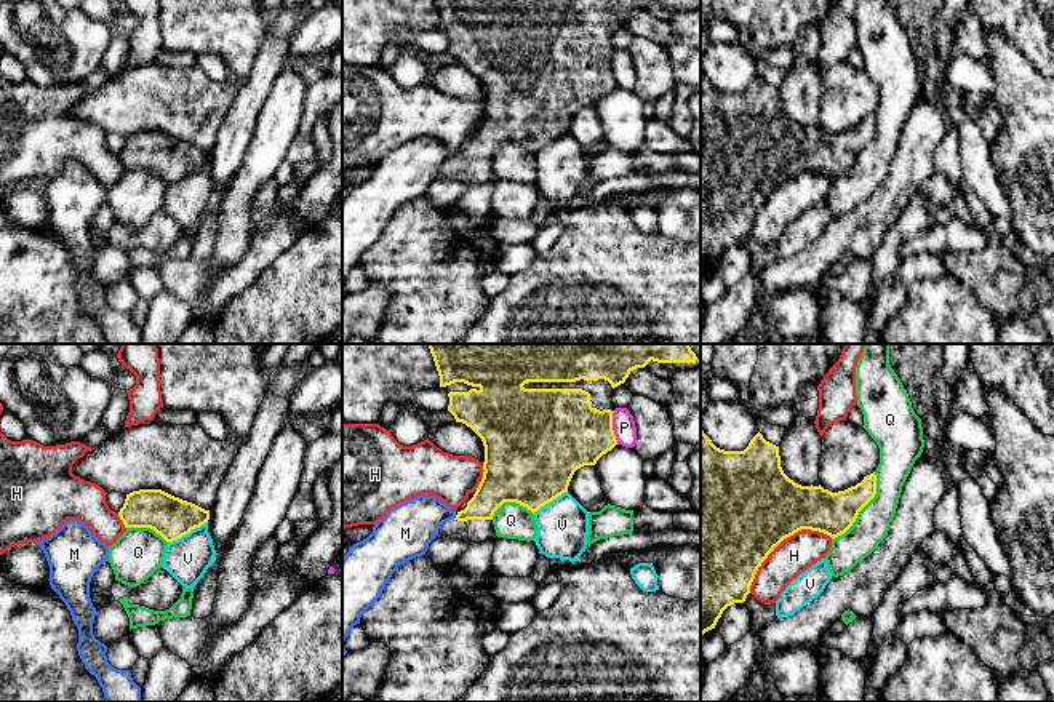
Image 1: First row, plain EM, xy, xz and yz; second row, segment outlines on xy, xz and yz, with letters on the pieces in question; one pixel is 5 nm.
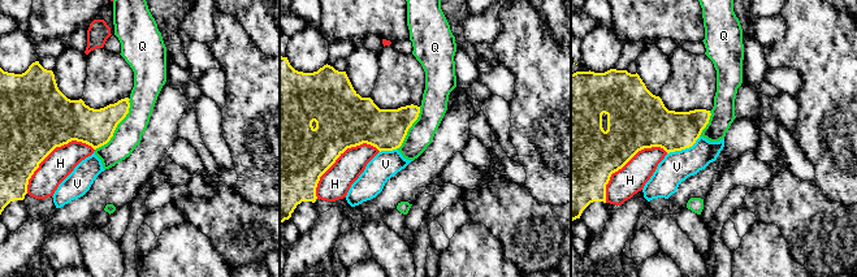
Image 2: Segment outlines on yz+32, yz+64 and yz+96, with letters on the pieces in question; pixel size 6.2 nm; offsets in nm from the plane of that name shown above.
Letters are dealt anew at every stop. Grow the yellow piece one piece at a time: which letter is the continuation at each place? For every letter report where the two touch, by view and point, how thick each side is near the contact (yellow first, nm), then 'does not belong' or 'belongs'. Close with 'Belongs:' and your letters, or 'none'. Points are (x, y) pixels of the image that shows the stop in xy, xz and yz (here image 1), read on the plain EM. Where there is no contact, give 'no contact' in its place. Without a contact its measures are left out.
H: meets yellow in yz at (781, 183); 500 nm thick on the yellow side, 190 nm on the other; does not belong
M: meets yellow in xz at (456, 159); 160 nm thick on the yellow side, 260 nm on the other; does not belong
P: meets yellow in xz at (611, 69); 400 nm thick on the yellow side, 110 nm on the other; does not belong
Q: meets yellow in yz at (862, 149); 220 nm thick on the yellow side, 170 nm on the other; does not belong
V: meets yellow in xy at (187, 175); 200 nm thick on the yellow side, 220 nm on the other; does not belong
Belongs: none

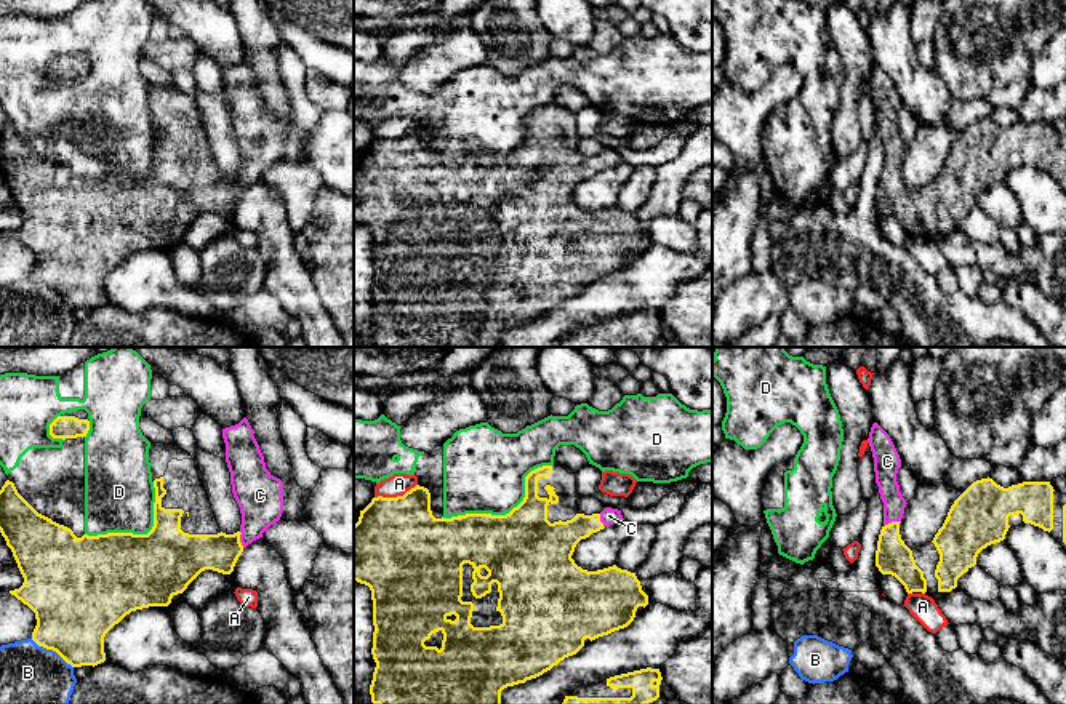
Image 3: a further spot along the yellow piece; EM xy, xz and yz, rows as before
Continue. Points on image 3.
A: meets yellow in xz at (397, 138); 480 nm thick on the yellow side, 110 nm on the other; does not belong
B: meets yellow in xy at (52, 290); 420 nm thick on the yellow side, 360 nm on the other; does not belong
C: meets yellow in yz at (892, 164); 180 nm thick on the yellow side, 110 nm on the other; belongs
D: meets yellow in xz at (506, 156); 420 nm thick on the yellow side, 420 nm on the other; does not belong
Belongs: C

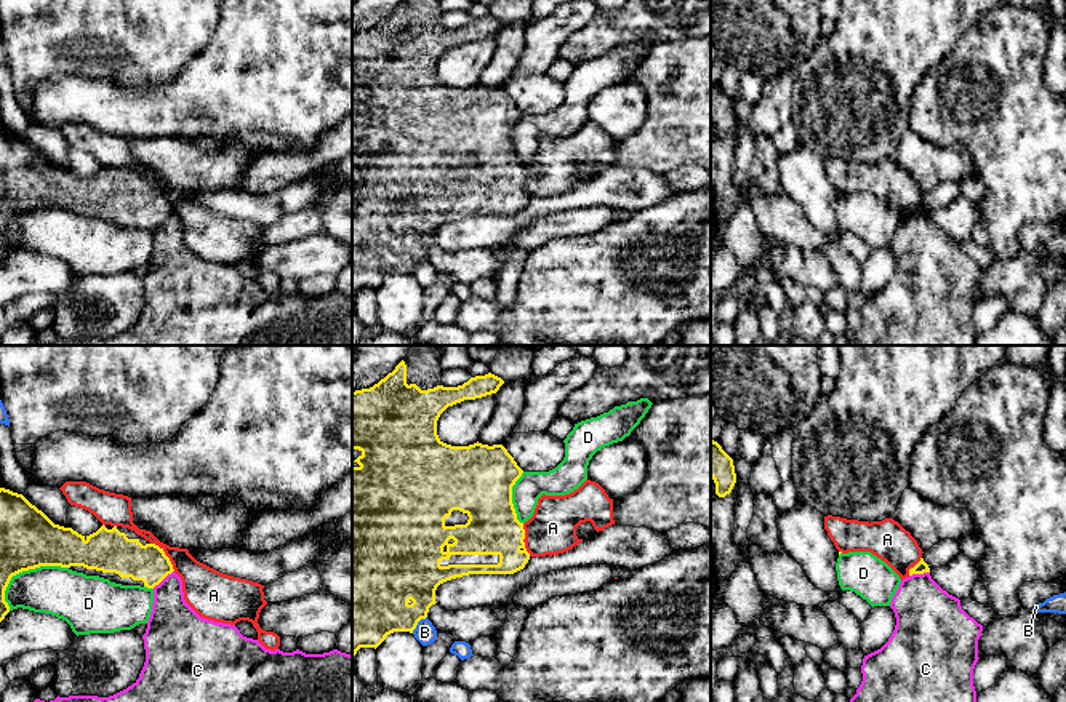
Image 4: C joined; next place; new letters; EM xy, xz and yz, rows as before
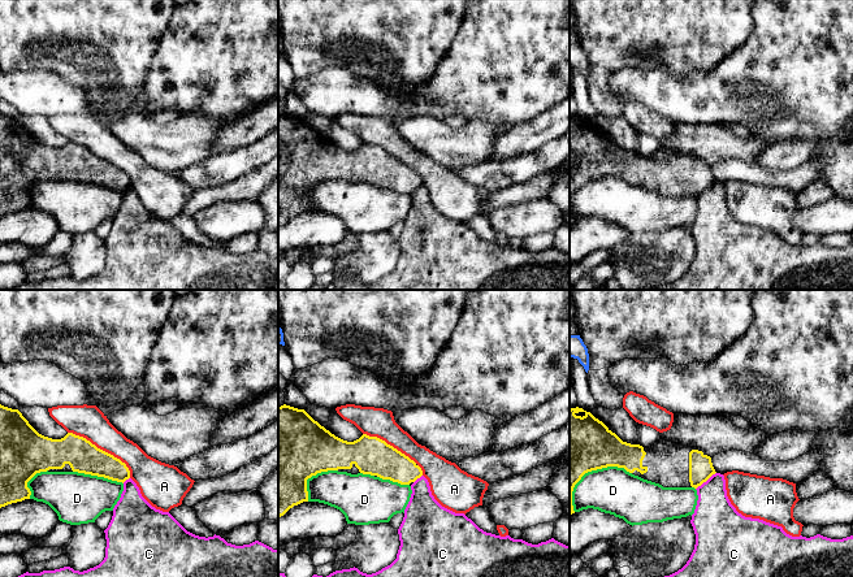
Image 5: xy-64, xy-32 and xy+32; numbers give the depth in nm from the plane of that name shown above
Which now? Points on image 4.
A: meets yellow in xy at (165, 197); 190 nm thick on the yellow side, 220 nm on the other; does not belong
B: meets yellow in xz at (416, 266); 360 nm thick on the yellow side, 110 nm on the other; does not belong
C: meets yellow in xy at (162, 221); 190 nm thick on the yellow side, 260 nm on the other; does not belong
D: meets yellow in xy at (23, 211); 300 nm thick on the yellow side, 240 nm on the other; does not belong
Belongs: none

